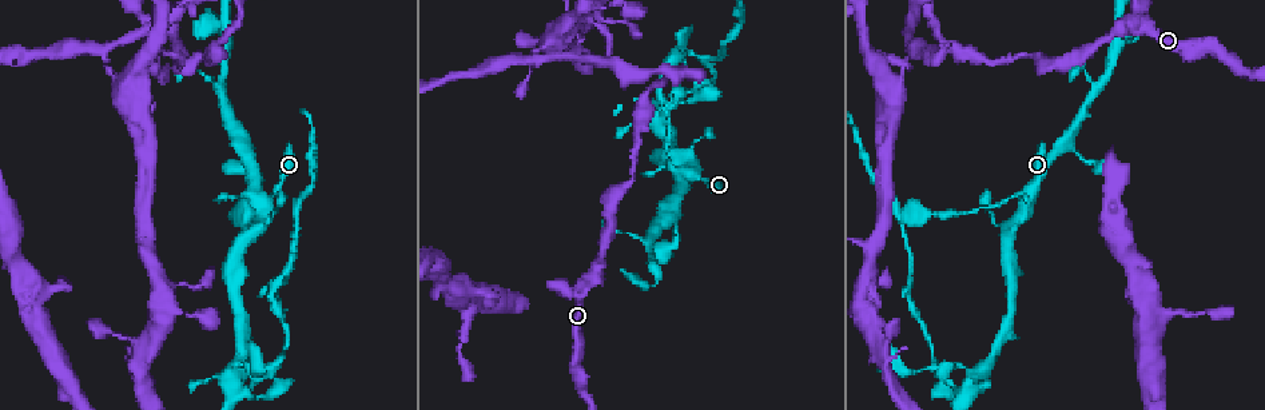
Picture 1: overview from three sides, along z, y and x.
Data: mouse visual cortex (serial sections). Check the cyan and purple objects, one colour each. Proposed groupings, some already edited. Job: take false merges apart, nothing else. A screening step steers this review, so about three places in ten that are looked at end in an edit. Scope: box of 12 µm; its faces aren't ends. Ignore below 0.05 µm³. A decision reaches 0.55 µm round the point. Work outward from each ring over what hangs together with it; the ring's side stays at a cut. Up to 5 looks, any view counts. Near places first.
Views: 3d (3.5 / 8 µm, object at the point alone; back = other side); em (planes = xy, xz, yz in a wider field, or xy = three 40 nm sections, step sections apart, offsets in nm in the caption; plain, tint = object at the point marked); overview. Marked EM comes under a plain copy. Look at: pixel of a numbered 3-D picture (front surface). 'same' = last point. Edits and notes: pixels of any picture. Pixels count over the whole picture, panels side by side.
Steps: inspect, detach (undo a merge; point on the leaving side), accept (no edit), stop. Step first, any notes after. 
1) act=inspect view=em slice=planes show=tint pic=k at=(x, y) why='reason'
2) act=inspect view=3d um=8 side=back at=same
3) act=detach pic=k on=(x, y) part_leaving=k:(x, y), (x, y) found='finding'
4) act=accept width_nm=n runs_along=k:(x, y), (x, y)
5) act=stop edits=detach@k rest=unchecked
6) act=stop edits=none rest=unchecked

act=inspect view=3d um=3.5 pic=1 at=(105, 48) why='abrupt turn'

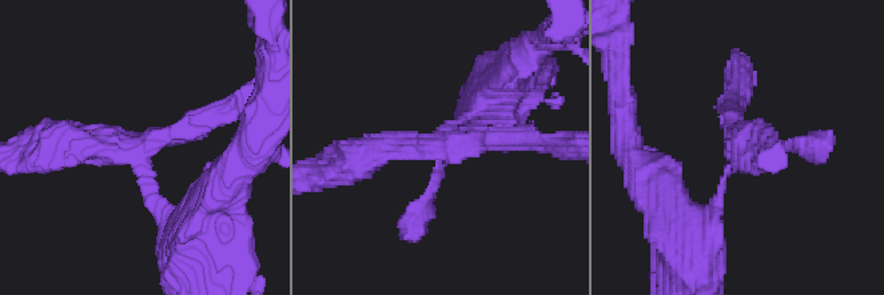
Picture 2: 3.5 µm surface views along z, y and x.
act=inspect view=em slice=planes show=tint pic=2 at=(441, 141)

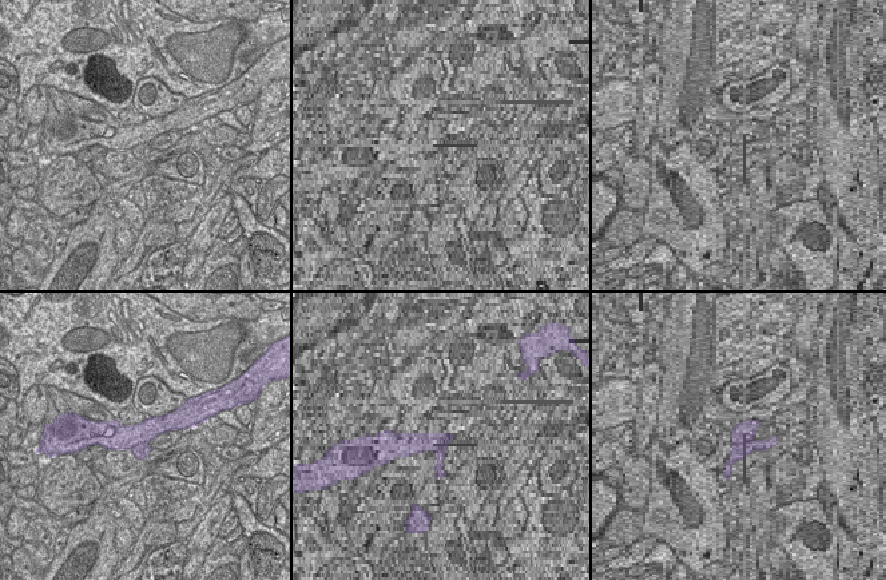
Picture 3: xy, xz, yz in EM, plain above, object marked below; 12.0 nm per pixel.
act=detach pic=2 on=(477, 110) part_leaving=2:(452, 124), (497, 98) found='two cells meet here'

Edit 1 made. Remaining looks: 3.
act=inspect view=3d um=3.5 pic=1 at=(267, 202) why='a fork'

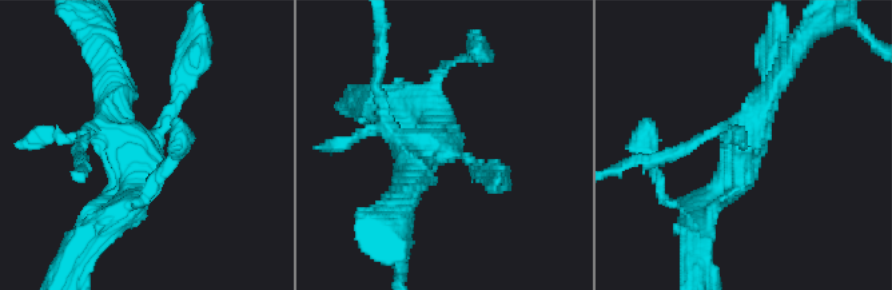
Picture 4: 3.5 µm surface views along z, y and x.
act=inspect view=em slice=xy step=5 show=tint pic=4 at=(442, 148) arms=4 arm_widths_nm=150,200,350,350

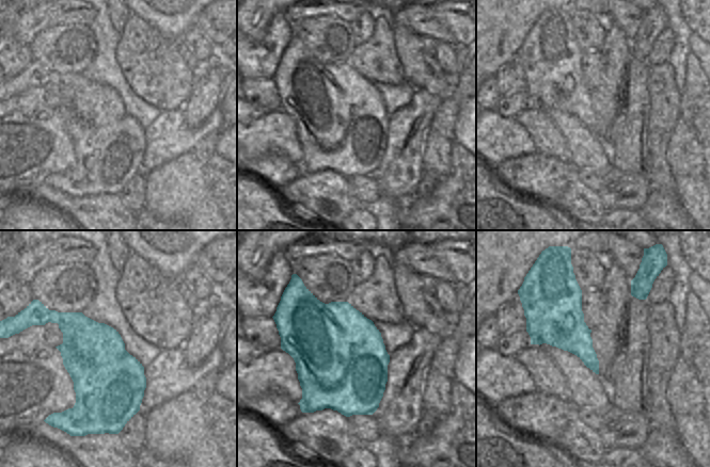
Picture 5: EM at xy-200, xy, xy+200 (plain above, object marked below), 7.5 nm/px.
act=accept runs_along=4:(187, 79), (110, 218) found='all the same cell'

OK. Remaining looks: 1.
act=stop edits=detach@2 rest=unchecked

